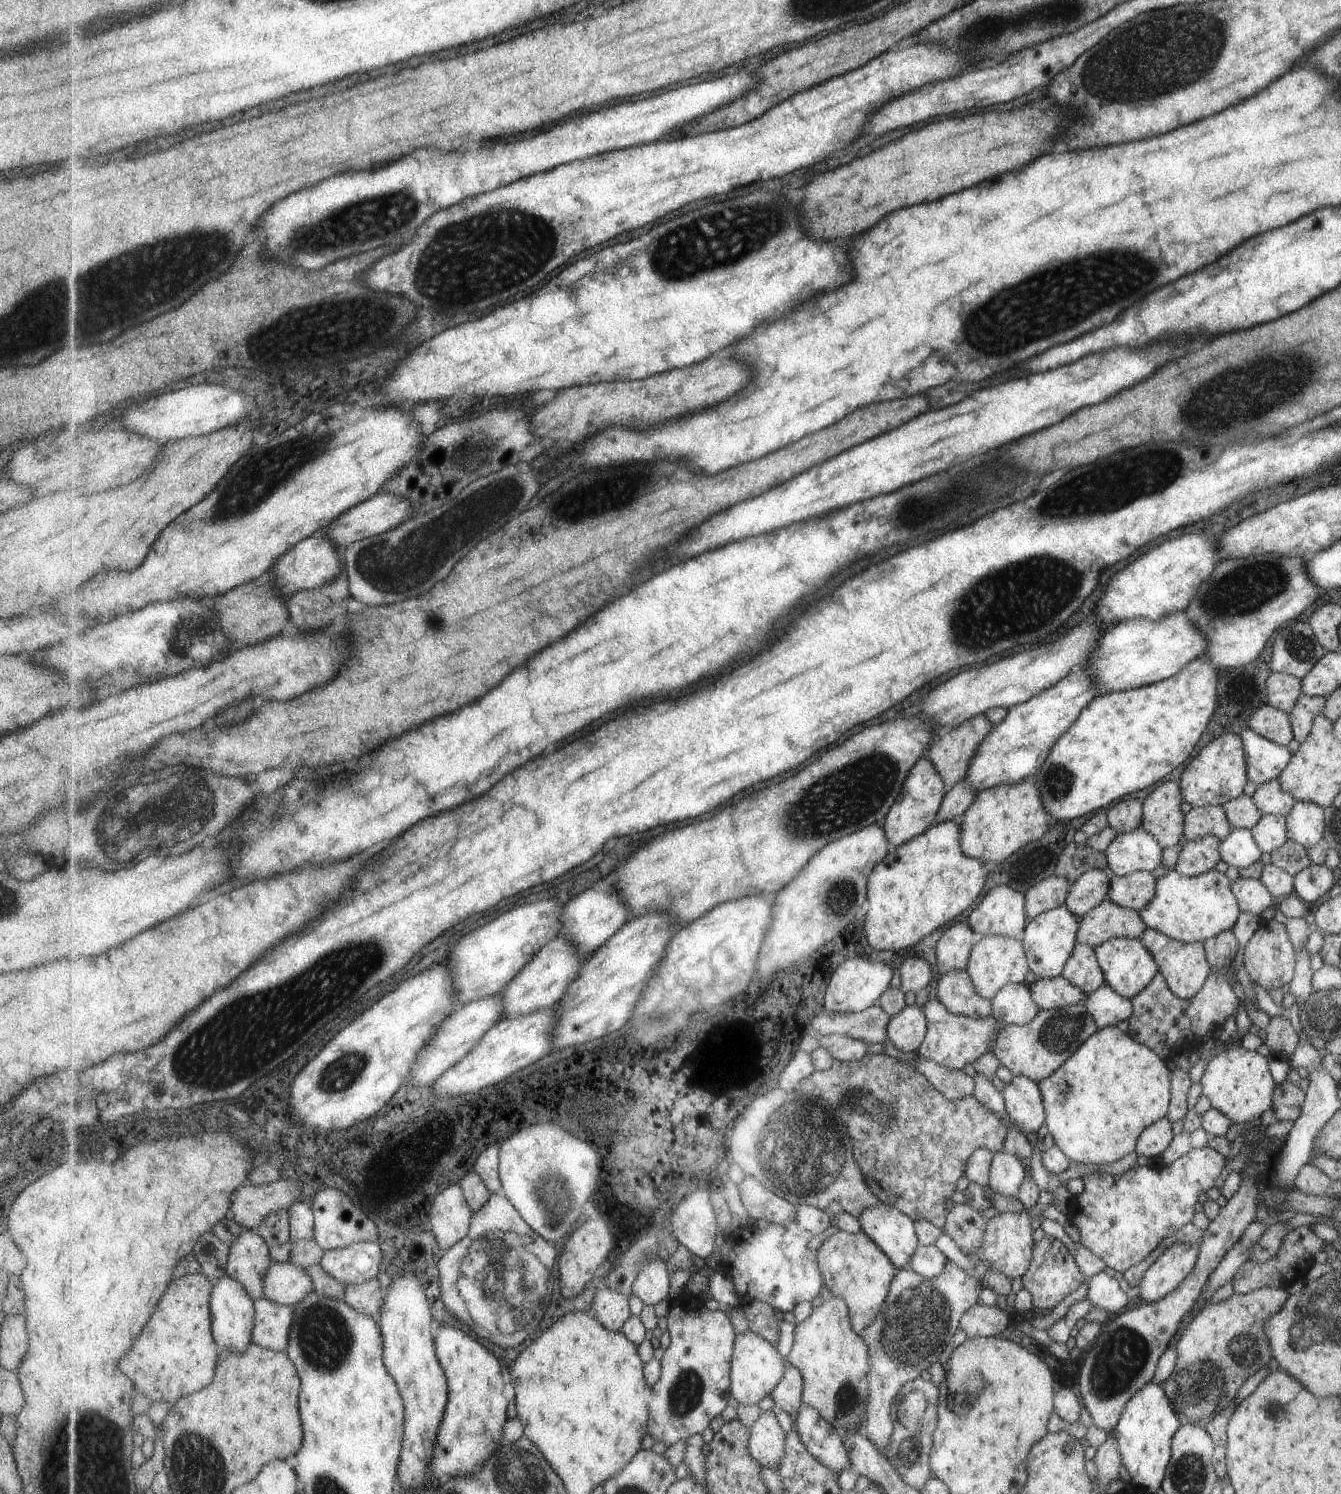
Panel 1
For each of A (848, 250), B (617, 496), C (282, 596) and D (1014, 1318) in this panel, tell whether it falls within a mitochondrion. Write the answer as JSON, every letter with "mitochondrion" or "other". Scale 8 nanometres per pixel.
{"A":"other","B":"mitochondrion","C":"other","D":"other"}

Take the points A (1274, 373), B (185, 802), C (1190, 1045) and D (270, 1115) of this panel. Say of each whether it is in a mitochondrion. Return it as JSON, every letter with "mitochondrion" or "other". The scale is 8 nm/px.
{"A":"mitochondrion","B":"mitochondrion","C":"other","D":"other"}

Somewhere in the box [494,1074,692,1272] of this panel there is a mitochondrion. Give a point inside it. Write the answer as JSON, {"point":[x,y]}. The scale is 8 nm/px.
{"point":[550,1187]}

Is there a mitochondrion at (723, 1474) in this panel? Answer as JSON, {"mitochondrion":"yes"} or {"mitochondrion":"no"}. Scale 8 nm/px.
{"mitochondrion":"no"}

